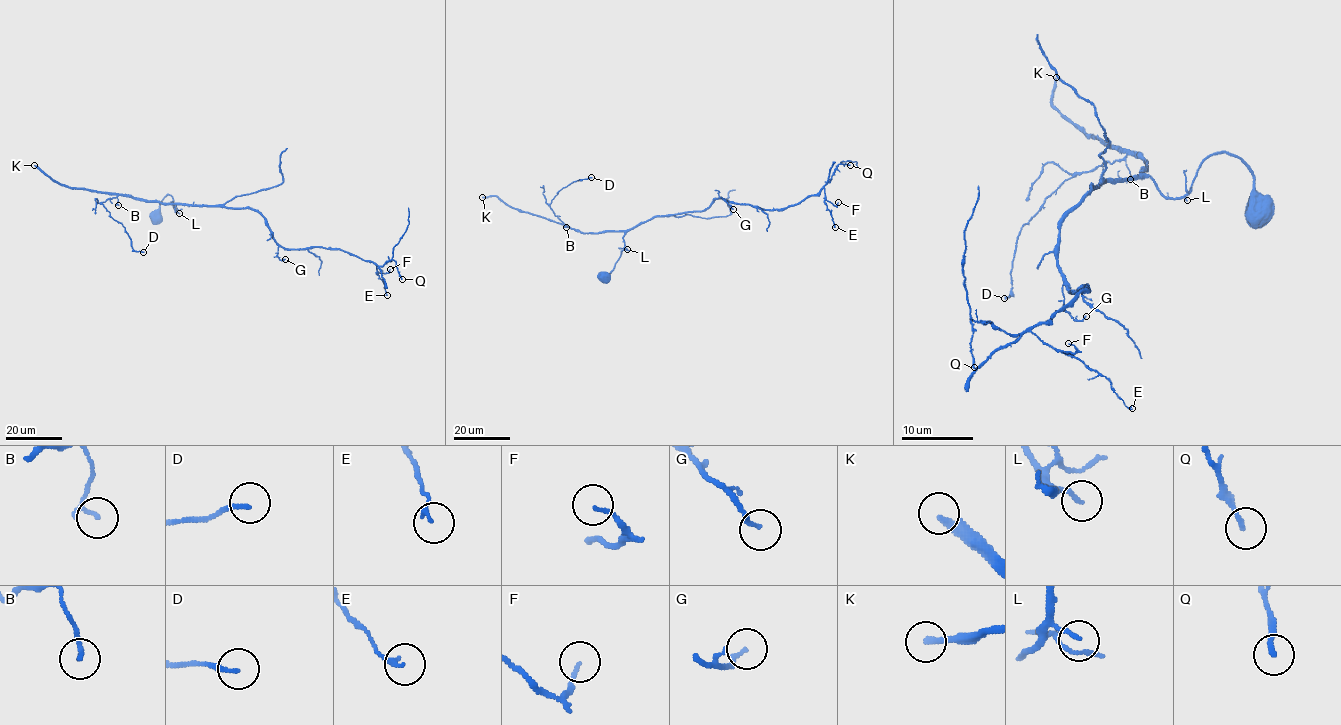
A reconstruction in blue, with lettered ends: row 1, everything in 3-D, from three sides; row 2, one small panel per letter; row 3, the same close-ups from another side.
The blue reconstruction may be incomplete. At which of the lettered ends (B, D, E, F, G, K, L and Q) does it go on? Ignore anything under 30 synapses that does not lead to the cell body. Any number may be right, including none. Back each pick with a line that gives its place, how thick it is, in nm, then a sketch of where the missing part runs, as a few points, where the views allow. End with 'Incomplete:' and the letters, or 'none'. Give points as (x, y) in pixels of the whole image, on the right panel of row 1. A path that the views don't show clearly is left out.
K: (1056, 77) | 220 nm
Incomplete: K

